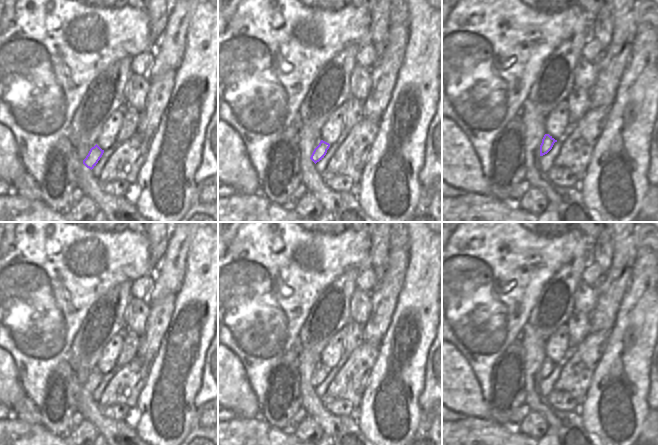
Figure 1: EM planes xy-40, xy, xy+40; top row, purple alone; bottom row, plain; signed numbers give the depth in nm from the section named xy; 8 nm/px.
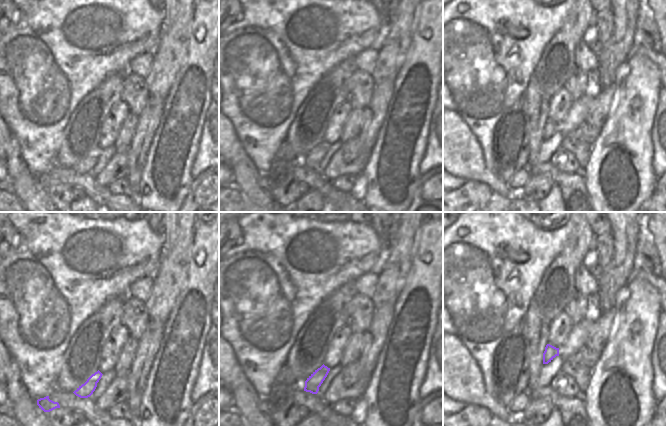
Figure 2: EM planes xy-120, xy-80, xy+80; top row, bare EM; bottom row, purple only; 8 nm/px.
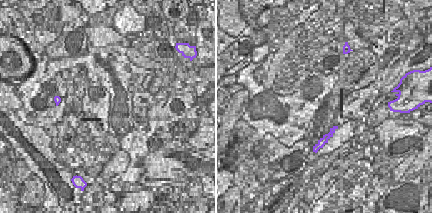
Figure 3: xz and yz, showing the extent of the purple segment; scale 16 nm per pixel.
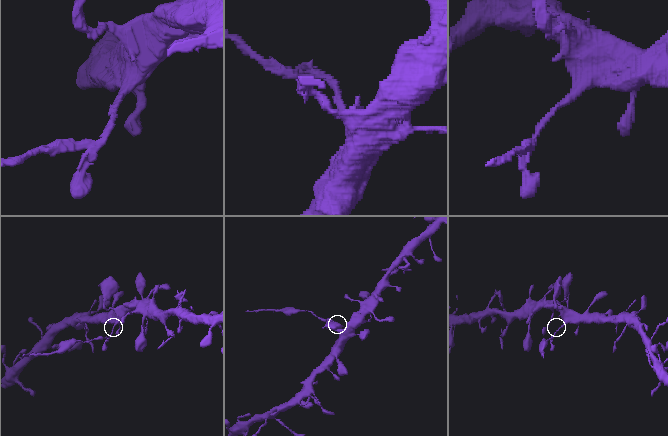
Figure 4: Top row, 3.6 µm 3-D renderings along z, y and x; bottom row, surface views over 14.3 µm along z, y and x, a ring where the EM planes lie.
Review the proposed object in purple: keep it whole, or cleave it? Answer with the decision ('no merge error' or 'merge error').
merge error

